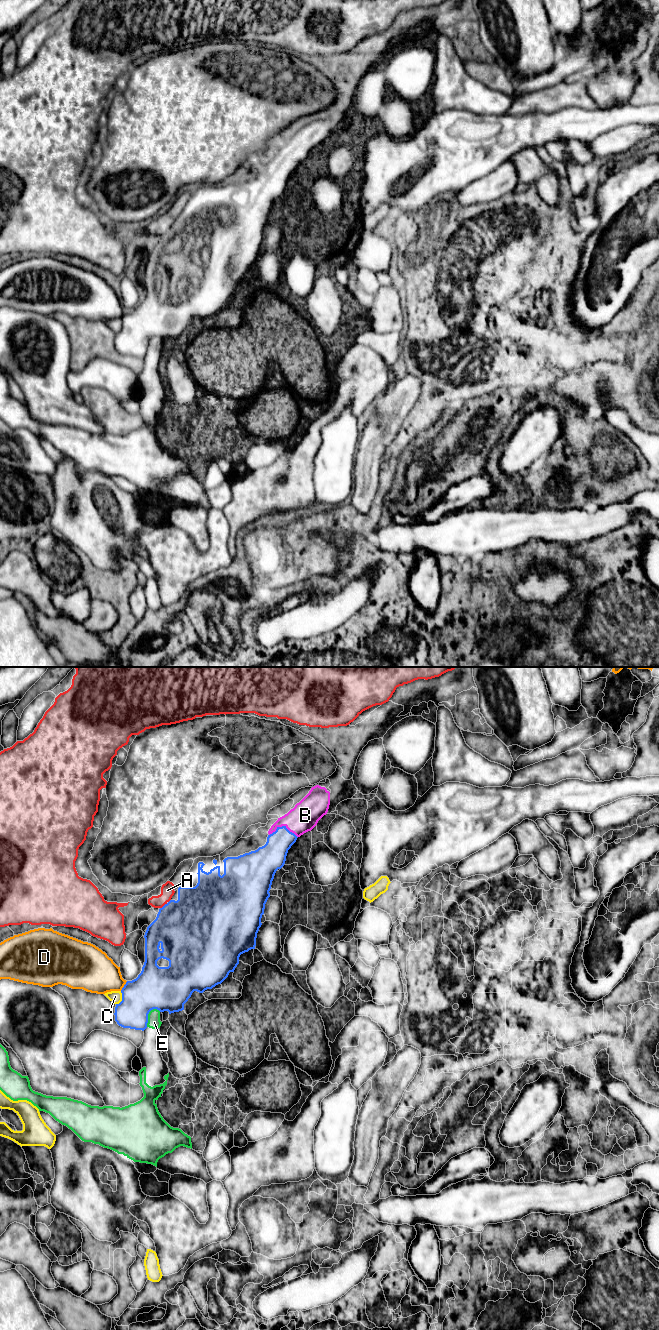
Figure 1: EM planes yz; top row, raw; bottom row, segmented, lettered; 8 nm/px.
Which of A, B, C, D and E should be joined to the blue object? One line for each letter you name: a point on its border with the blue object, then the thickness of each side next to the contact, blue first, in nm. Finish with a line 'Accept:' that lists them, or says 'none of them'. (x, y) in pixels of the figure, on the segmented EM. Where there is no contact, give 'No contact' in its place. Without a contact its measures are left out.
B: Touches blue at yz (283, 826). Thickness 220 nm (blue) against 220 nm
Accept: B

